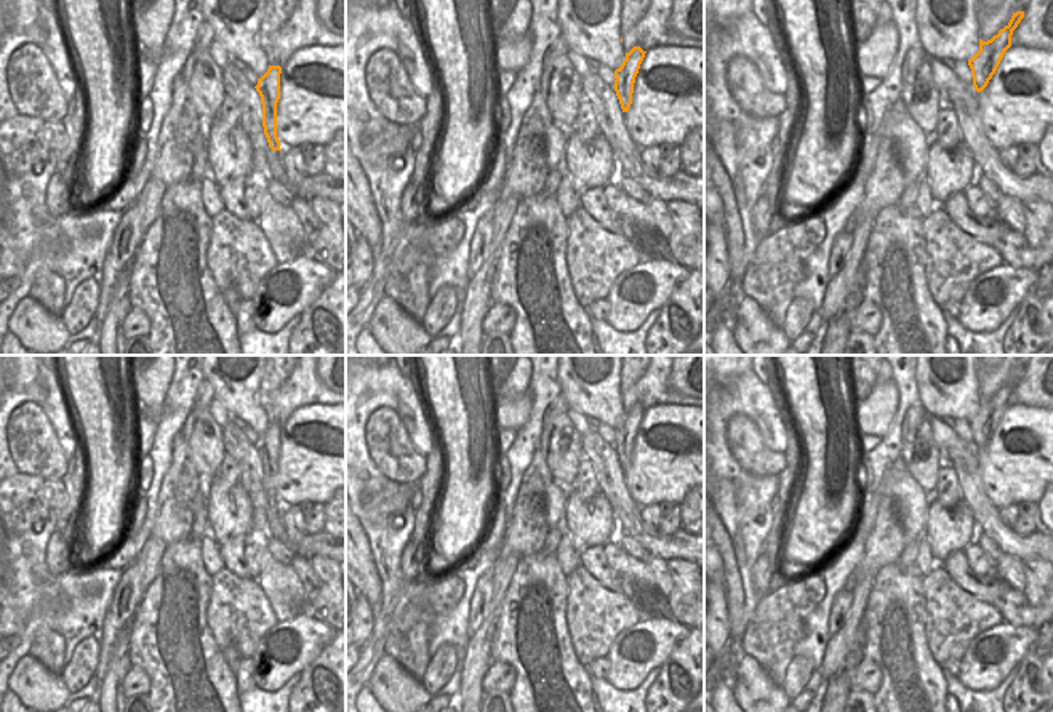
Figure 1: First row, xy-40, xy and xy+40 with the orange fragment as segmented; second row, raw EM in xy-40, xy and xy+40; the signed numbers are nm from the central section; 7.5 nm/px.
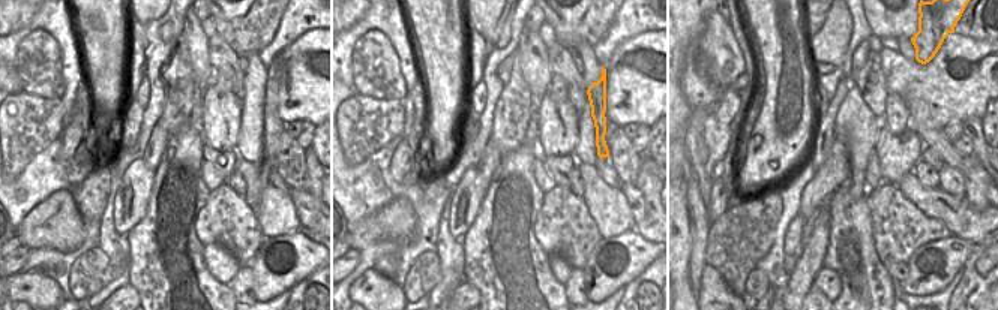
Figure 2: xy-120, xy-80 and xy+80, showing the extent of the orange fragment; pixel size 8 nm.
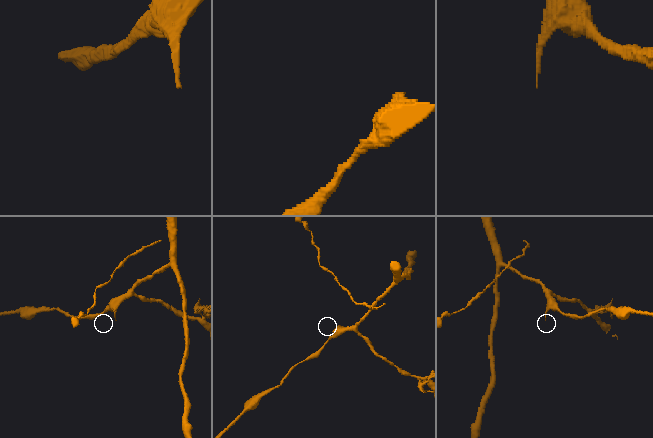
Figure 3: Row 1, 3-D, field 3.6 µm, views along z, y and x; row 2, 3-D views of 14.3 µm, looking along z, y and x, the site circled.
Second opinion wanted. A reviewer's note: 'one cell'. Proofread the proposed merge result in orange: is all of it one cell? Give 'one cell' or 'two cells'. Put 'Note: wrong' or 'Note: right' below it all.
two cells
Note: wrong

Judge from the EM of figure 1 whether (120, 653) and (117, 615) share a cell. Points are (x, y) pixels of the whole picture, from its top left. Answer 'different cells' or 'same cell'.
different cells

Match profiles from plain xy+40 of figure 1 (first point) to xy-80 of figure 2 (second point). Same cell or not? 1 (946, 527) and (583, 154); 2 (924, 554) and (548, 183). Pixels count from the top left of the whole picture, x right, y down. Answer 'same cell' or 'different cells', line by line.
1: different cells
2: same cell

